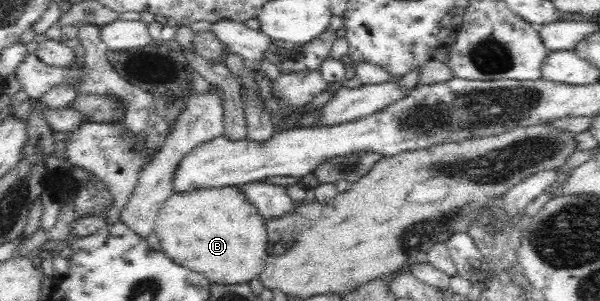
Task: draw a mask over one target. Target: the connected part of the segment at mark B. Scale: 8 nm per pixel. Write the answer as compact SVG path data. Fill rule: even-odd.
M236 186L172 194L158 211L153 230L168 258L223 285L248 285L268 258L265 219Z

